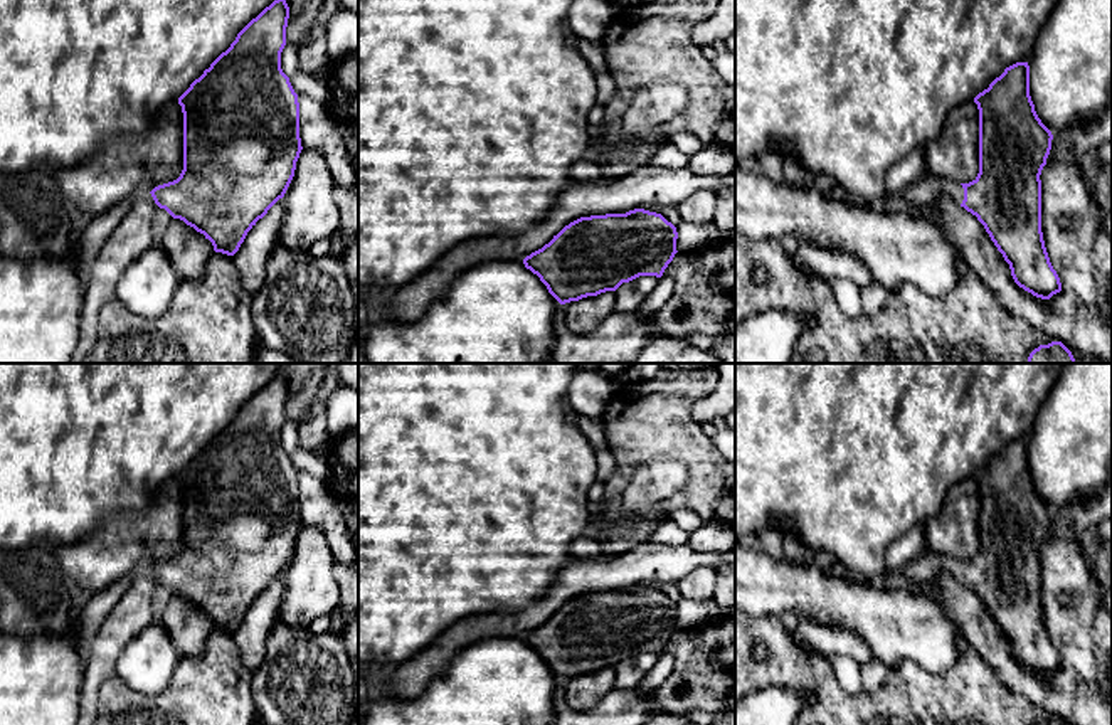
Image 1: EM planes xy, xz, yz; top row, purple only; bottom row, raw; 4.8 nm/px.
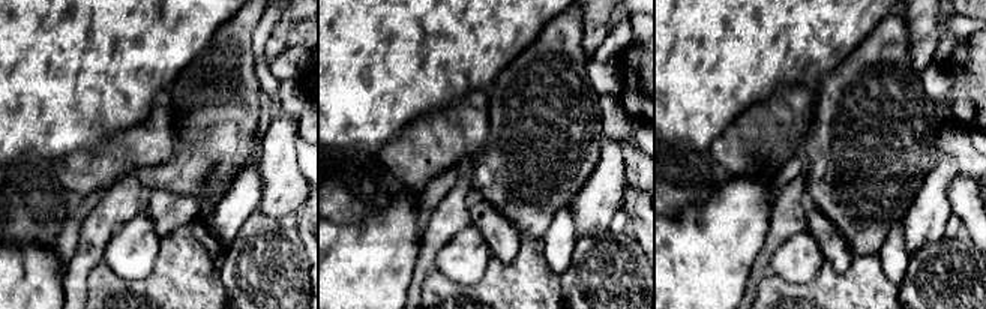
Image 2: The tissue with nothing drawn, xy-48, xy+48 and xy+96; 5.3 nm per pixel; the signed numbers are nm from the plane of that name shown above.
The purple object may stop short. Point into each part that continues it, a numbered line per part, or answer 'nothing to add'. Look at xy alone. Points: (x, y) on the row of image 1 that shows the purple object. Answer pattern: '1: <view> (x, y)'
nothing to add

